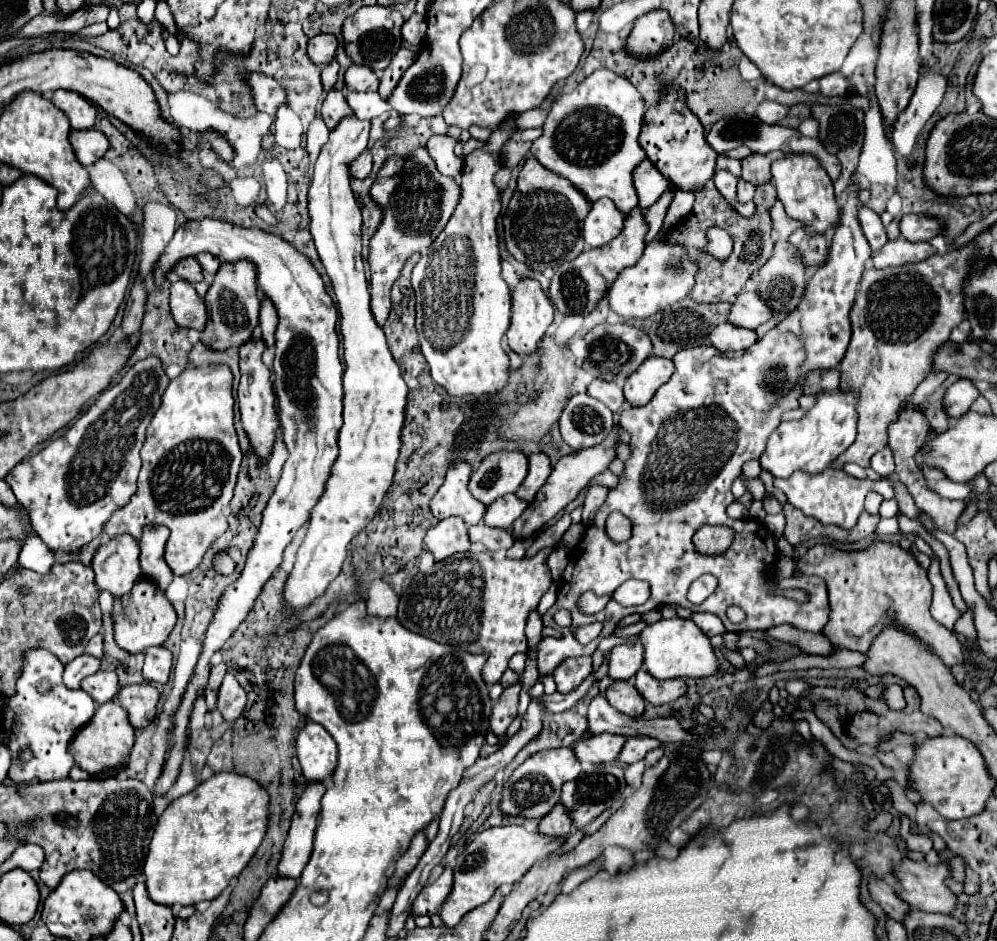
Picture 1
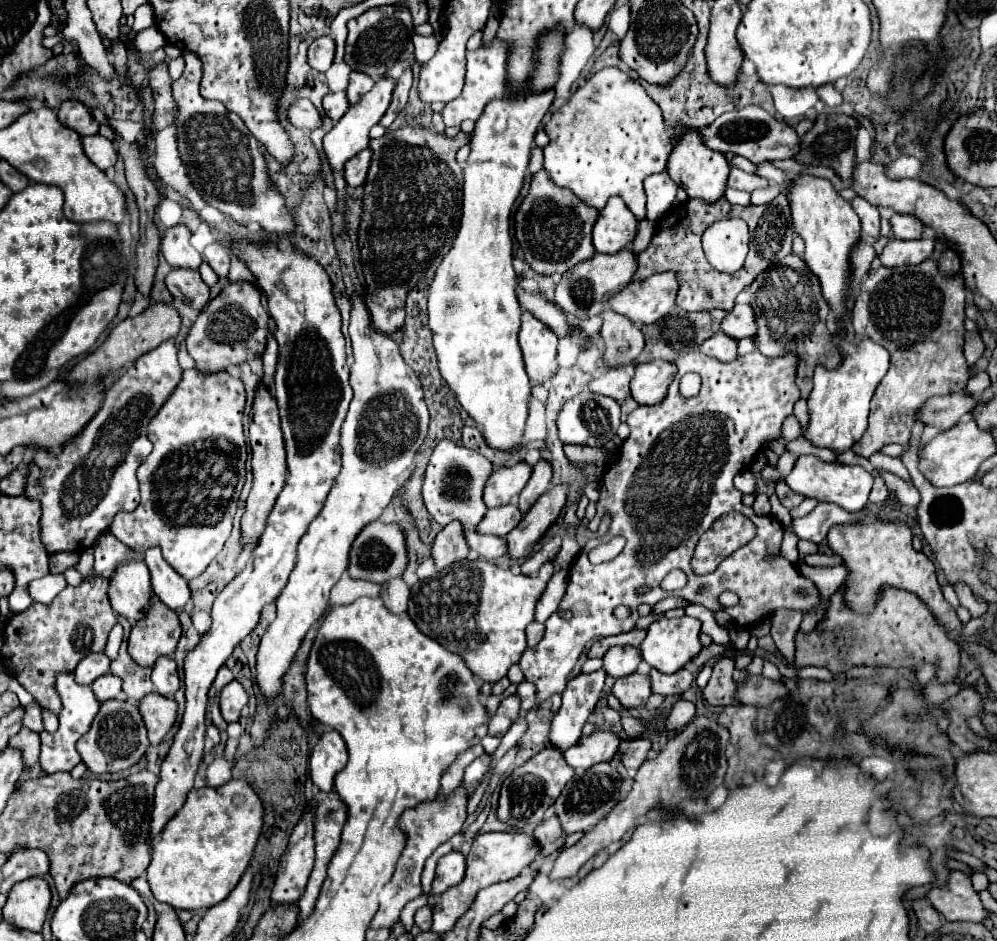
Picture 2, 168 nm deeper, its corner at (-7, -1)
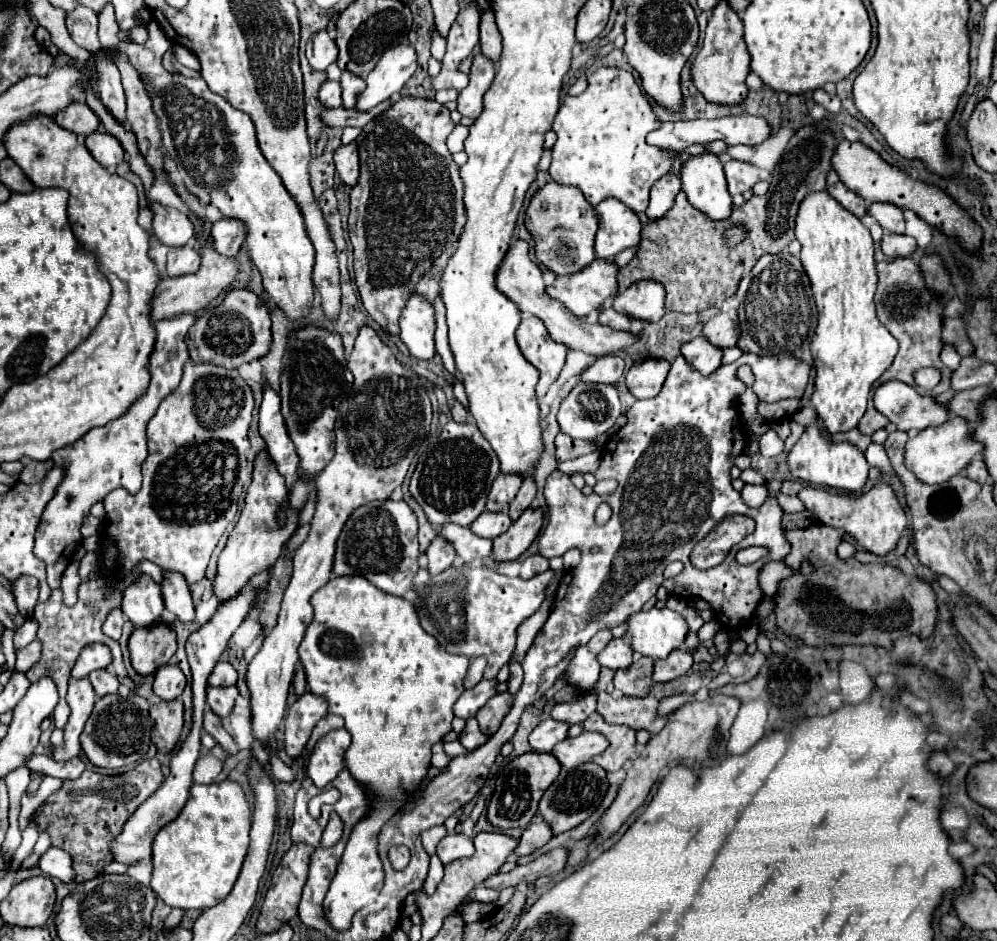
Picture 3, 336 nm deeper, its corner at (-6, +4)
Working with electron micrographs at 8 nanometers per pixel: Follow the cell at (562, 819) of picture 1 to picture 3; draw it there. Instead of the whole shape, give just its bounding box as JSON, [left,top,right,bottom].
[515,822,551,856]

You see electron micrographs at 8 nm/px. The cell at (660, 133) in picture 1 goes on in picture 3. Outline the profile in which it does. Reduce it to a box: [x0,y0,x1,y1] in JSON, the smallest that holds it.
[681,154,733,220]

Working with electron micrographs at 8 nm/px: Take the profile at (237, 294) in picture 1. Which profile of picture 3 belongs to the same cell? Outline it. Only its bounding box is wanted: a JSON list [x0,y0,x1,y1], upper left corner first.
[187,290,271,368]

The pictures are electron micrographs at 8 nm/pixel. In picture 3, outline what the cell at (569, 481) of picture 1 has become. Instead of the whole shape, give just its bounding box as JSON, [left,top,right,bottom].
[493,508,543,562]

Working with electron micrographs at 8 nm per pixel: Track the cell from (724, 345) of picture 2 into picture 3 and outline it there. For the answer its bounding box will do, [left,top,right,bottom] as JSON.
[681,336,723,376]

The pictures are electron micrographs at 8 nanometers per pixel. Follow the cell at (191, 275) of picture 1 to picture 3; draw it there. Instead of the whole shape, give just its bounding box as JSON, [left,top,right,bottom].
[151,202,193,248]

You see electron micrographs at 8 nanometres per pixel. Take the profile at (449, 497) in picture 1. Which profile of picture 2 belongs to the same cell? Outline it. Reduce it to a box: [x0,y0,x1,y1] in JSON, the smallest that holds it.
[422,439,492,527]

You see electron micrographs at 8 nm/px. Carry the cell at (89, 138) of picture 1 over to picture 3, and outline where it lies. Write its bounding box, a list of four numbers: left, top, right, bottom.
[85,132,123,168]

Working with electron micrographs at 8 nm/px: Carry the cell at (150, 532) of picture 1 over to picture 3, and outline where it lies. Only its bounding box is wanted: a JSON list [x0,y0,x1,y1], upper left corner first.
[161,572,195,622]

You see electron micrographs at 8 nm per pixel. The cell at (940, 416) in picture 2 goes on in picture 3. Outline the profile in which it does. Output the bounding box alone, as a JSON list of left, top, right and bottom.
[875,382,947,432]

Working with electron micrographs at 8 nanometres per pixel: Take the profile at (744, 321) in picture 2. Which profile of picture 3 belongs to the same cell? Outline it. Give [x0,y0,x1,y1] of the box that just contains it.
[703,310,739,348]

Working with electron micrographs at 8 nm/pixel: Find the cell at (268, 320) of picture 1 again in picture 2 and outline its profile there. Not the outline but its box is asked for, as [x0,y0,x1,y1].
[262,331,278,385]

